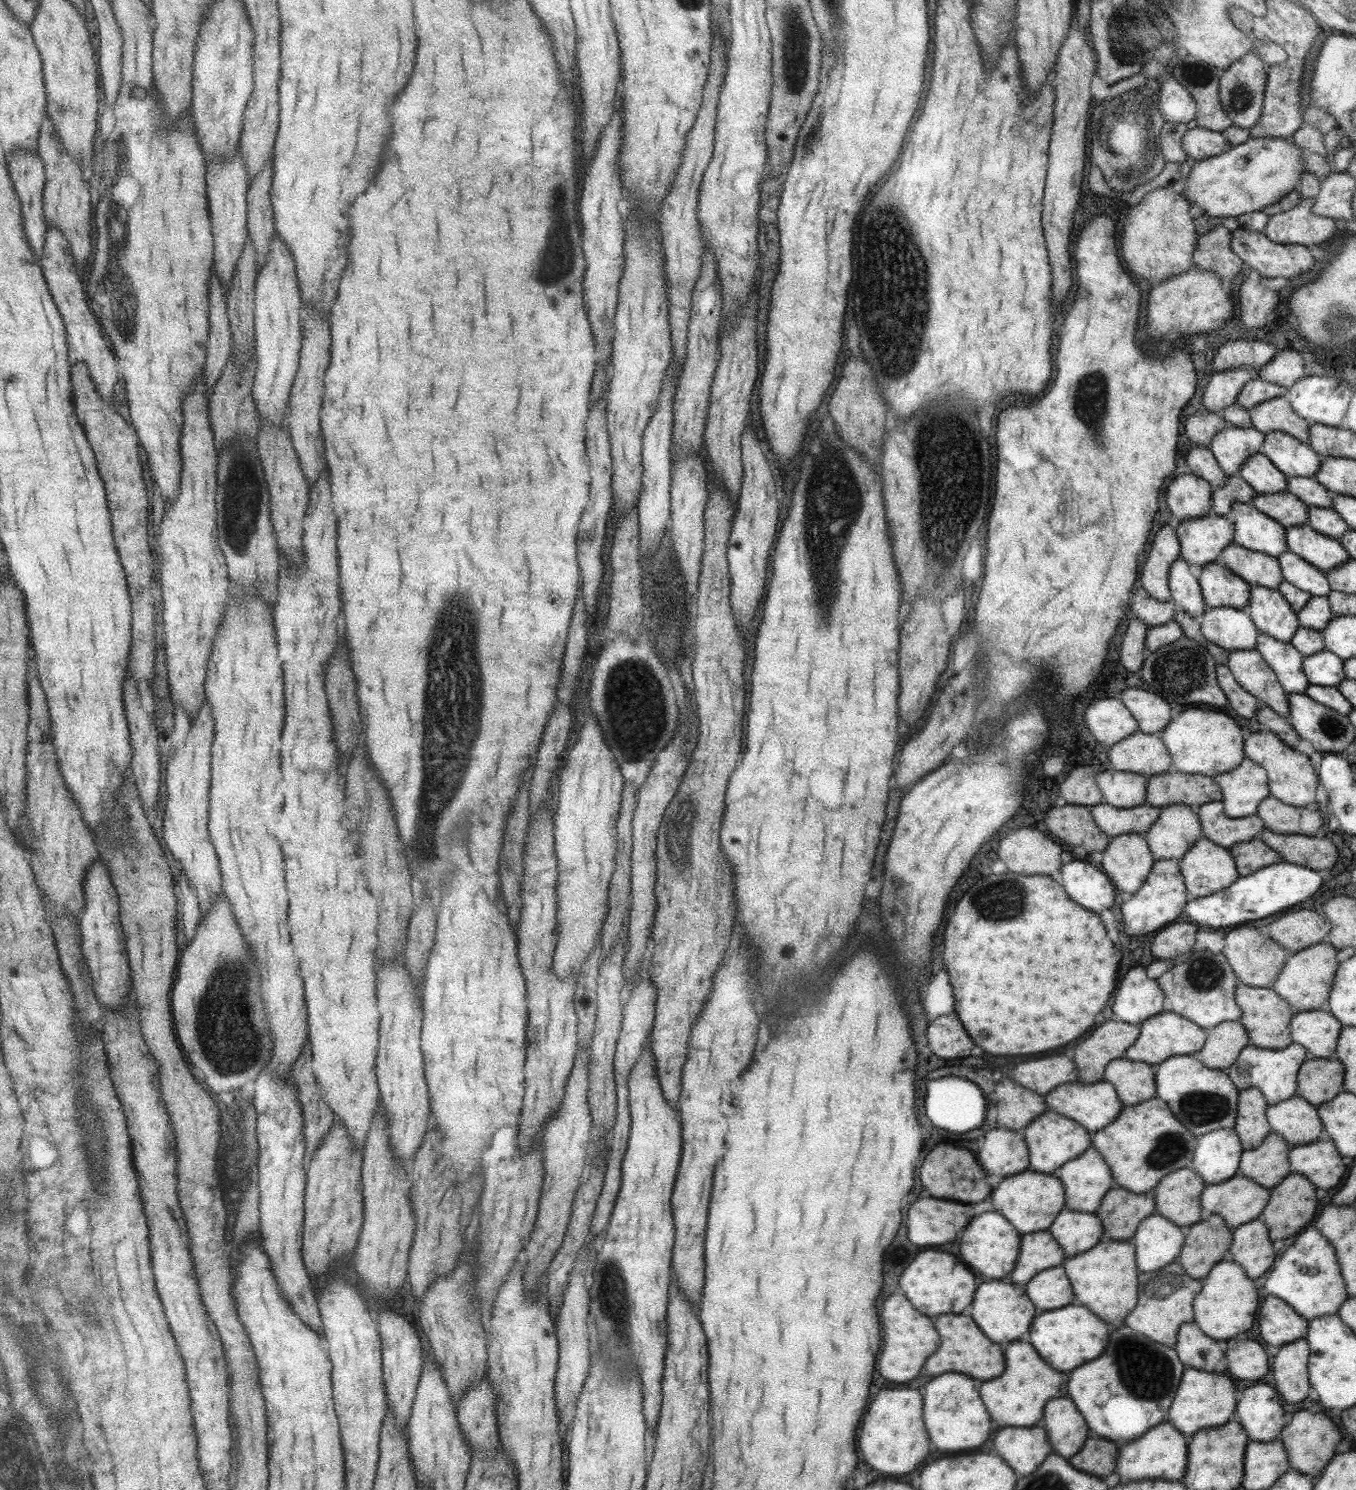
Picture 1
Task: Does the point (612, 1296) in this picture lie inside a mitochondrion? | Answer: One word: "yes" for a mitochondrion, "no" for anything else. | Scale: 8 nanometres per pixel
yes

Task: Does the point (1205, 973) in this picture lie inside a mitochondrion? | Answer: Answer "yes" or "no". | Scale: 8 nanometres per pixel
yes

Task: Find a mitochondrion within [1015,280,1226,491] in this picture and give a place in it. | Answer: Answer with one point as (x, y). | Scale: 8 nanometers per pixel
(1091, 396)

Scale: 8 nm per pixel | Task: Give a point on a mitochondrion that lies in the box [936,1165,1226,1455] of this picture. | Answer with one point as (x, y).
(1134, 1358)

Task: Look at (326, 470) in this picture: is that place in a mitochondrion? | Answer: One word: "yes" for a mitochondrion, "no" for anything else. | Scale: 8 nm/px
no

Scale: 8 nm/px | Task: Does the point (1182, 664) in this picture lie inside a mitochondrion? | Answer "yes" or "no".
yes

